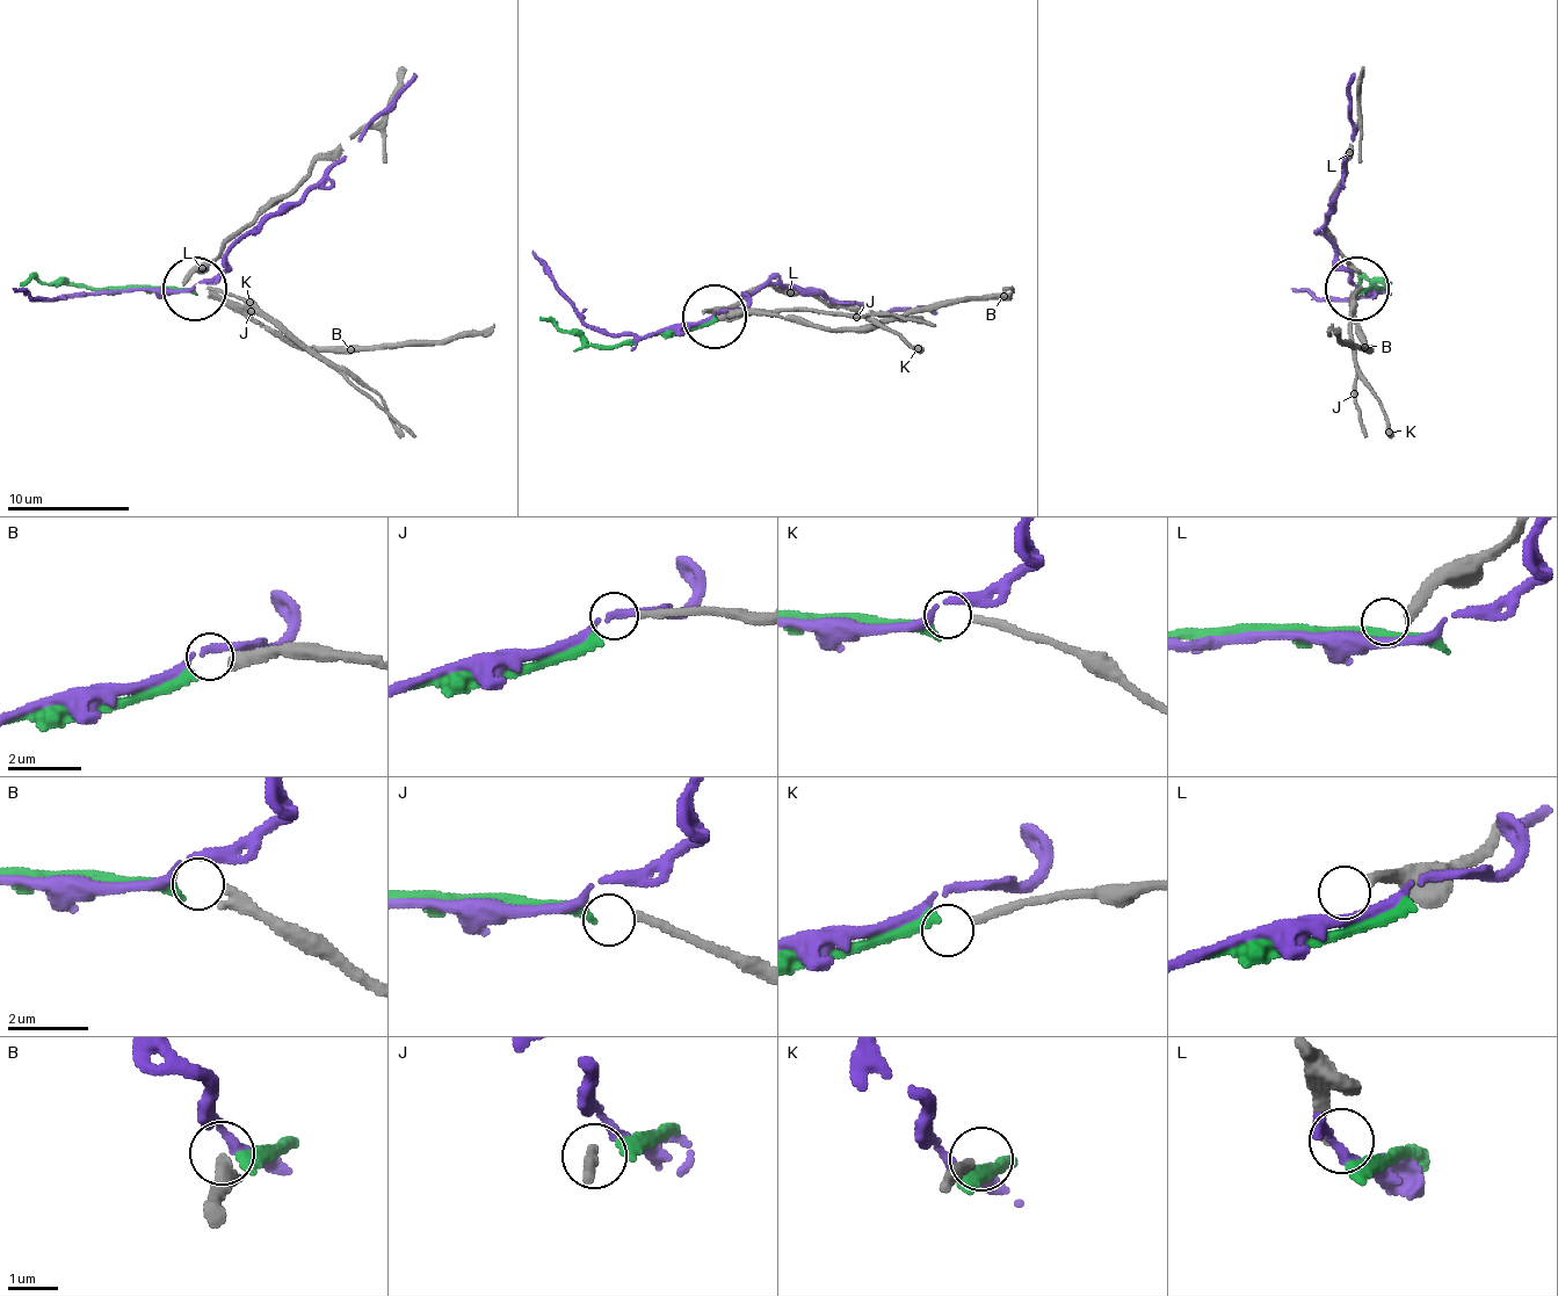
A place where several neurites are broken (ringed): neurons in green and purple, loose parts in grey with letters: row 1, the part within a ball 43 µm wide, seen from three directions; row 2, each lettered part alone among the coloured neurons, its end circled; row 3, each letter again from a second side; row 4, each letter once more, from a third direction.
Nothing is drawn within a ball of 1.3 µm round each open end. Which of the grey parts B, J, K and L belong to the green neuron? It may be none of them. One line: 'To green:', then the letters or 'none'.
To green: B

